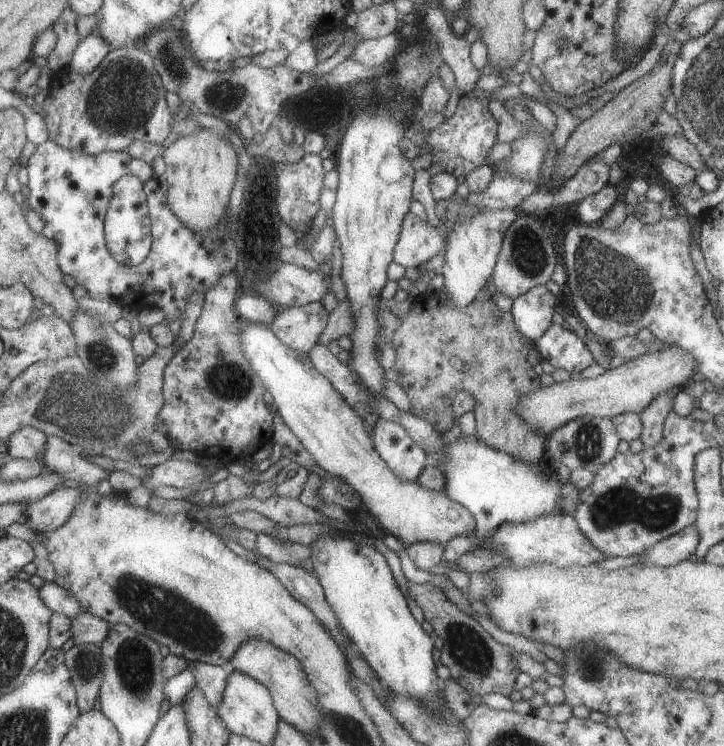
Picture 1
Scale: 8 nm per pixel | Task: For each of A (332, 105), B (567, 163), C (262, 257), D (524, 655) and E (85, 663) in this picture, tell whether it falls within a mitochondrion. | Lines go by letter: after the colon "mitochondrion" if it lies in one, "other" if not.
A: other
B: other
C: mitochondrion
D: other
E: mitochondrion

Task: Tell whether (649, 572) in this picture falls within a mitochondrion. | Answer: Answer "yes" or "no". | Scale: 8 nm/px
no

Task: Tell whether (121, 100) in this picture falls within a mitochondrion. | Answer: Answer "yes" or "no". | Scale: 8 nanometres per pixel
yes

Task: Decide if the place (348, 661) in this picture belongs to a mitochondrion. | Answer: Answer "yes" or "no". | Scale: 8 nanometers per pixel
no

